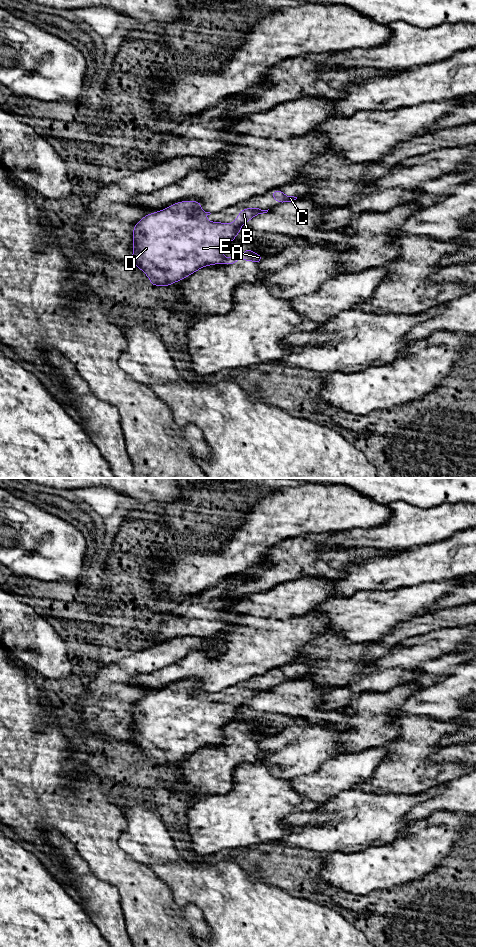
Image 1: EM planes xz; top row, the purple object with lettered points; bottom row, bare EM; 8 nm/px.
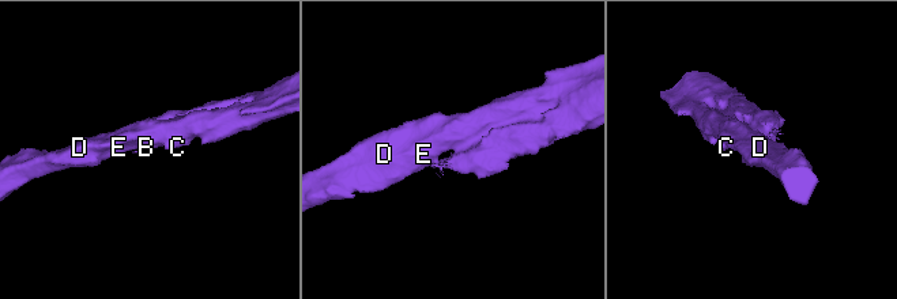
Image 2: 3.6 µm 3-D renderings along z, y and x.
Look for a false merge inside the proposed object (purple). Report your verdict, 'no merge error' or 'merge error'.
merge error

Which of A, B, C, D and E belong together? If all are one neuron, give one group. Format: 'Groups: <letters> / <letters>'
Groups: A / B C D E

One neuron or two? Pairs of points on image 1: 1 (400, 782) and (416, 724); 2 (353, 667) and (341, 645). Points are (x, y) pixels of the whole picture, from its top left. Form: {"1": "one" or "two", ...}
{"1": "one", "2": "one"}

